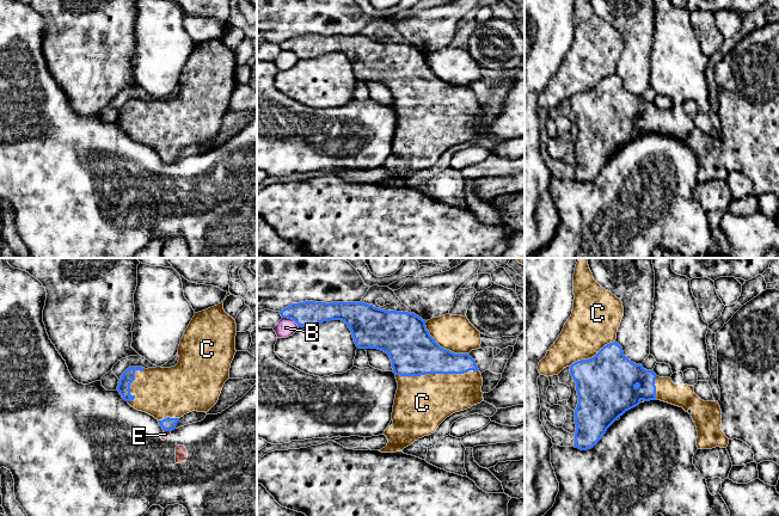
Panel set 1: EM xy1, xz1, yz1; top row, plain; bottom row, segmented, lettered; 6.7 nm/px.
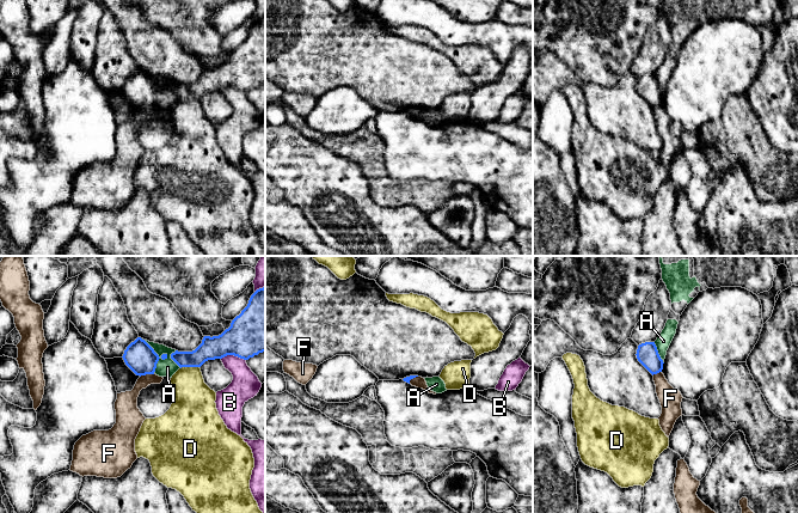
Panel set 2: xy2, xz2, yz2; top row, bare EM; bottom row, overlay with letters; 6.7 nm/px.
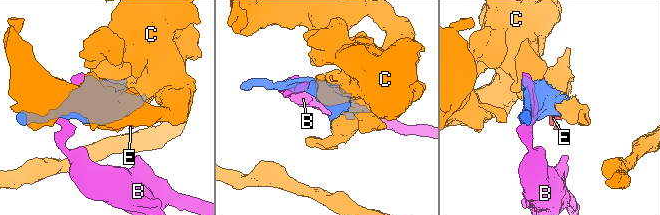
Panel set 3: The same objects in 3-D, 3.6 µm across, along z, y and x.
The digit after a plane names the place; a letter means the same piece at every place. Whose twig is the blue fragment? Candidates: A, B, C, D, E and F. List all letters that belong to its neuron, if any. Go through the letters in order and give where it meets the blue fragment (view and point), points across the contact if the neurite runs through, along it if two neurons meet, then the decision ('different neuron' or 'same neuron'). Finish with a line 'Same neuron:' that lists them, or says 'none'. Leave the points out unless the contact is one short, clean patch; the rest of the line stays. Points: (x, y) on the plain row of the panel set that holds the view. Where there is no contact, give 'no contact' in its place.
A: meets blue in xy2 at (158, 87); border along xy2 (141, 71), (159, 90), (154, 104); different neuron
B: meets blue in xy2 at (233, 86); different neuron
C: meets blue in xz1 at (436, 105); same neuron
D: meets blue in xy2 at (189, 98); border along xy2 (198, 98), (183, 98), (180, 101); different neuron
E: meets blue in xy1 at (167, 163); border along xy1 (164, 163), (170, 164); different neuron
F: meets blue in xy2 at (147, 105); border along xy2 (154, 105), (140, 109); different neuron
Same neuron: C

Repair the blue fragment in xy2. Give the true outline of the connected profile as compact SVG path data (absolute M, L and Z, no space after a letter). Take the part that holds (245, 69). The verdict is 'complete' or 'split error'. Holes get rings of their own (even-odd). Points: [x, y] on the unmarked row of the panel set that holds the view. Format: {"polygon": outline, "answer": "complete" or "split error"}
{"polygon": "M265 19L251 28L247 38L221 67L204 68L195 83L176 83L171 91L180 100L201 99L208 92L227 87L248 92L263 84L265 84Z", "answer": "complete"}

